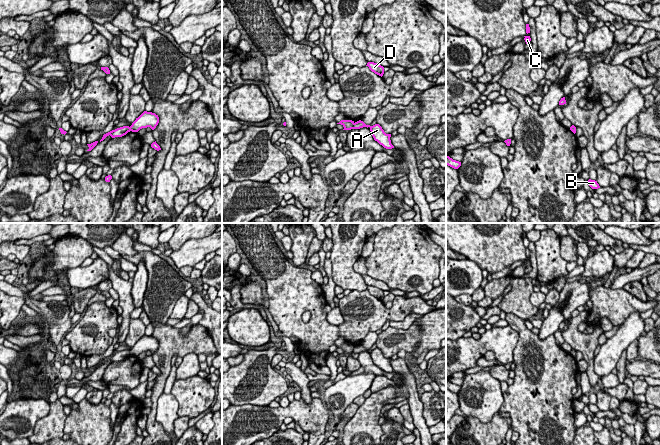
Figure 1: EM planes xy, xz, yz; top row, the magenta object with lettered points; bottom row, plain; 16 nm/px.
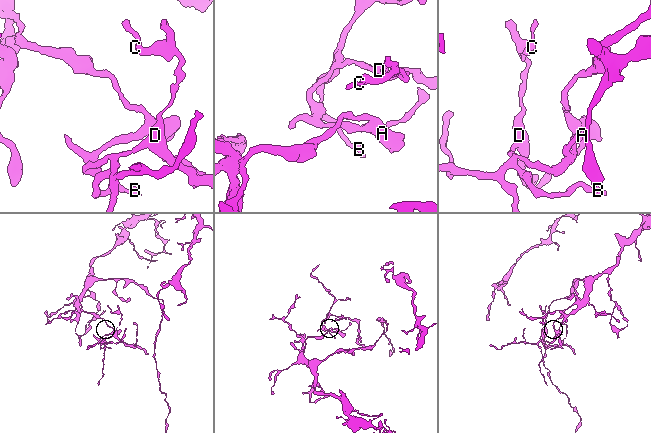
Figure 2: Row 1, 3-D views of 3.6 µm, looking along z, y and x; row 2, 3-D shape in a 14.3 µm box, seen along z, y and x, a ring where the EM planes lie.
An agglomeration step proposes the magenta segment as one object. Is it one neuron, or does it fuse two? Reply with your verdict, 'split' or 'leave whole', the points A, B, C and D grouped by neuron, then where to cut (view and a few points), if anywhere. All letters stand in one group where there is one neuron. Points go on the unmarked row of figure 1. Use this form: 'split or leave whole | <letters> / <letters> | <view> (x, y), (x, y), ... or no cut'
split | A / B C D | xz (354, 347), (352, 352)

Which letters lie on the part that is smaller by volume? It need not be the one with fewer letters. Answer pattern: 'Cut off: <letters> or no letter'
Cut off: B, C, D

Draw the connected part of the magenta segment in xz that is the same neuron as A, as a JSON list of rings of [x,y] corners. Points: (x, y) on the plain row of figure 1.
[[[359,344],[355,346],[353,349],[353,353],[360,353],[363,351],[367,351],[367,352],[369,351],[374,364],[377,365],[384,372],[386,373],[394,372],[390,364],[391,358],[386,358],[379,348],[370,350],[370,349],[366,349],[363,345]]]

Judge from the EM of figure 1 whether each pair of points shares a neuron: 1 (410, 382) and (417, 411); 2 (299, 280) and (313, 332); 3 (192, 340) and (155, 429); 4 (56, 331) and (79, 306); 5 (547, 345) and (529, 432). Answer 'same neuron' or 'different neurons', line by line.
1: same neuron
2: same neuron
3: same neuron
4: different neurons
5: same neuron

